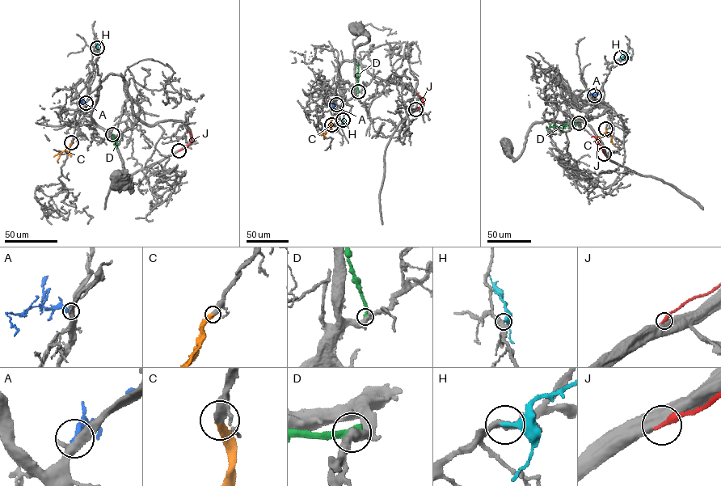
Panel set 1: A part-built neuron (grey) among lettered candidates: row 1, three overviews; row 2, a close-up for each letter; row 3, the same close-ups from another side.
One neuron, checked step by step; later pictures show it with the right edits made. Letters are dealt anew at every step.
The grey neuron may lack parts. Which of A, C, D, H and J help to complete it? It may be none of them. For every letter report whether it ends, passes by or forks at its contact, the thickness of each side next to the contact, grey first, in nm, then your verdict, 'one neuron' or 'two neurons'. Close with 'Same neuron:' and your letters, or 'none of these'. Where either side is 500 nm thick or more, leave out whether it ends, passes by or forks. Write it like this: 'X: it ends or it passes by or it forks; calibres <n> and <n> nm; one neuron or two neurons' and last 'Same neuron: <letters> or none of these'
A: it ends; calibres 400 and 300 nm; two neurons
C: it ends; calibres 440 and 360 nm; one neuron
D: it ends; calibres 480 and 360 nm; two neurons
H: it ends; calibres 320 and 240 nm; two neurons
J: calibres 750 and 320 nm; two neurons
Same neuron: C

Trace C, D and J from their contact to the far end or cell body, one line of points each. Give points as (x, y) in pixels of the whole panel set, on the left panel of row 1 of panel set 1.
C: (71, 142), (67, 150), (59, 153), (57, 162)
D: (112, 134), (117, 147)
J: (179, 150), (191, 141), (191, 135), (188, 132)

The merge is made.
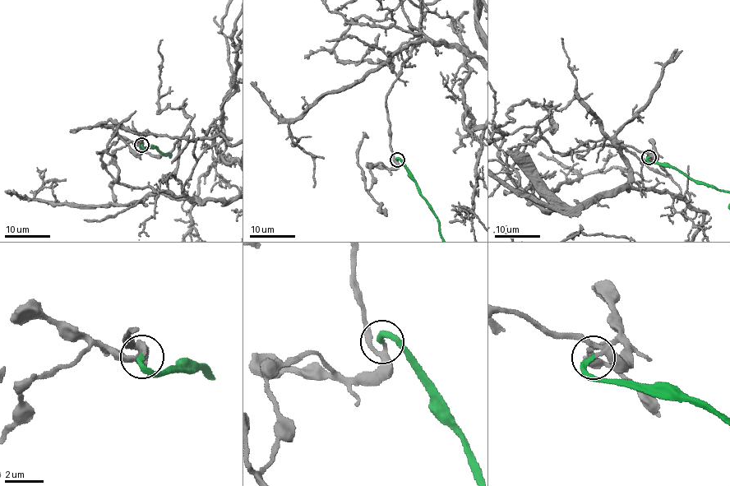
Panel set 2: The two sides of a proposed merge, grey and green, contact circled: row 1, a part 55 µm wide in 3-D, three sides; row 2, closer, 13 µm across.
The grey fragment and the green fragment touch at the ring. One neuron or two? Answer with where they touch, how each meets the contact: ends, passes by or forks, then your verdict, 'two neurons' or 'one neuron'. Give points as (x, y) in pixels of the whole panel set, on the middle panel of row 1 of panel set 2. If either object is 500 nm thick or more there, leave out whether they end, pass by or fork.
(397, 159) | grey passes by | green ends | one neuron

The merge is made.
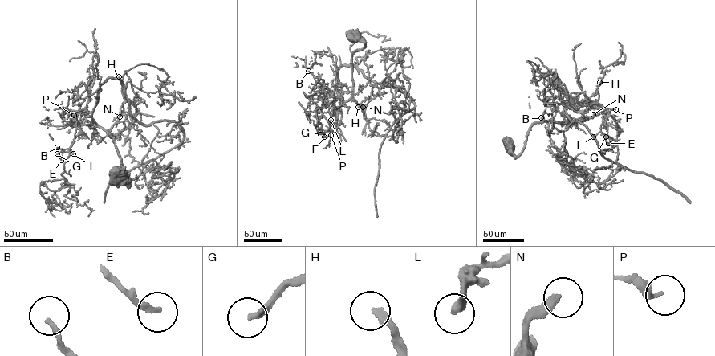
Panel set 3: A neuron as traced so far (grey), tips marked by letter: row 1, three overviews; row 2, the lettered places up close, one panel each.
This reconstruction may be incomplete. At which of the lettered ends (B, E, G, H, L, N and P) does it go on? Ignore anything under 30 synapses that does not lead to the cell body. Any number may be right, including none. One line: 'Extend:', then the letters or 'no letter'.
Extend: B, H, N

